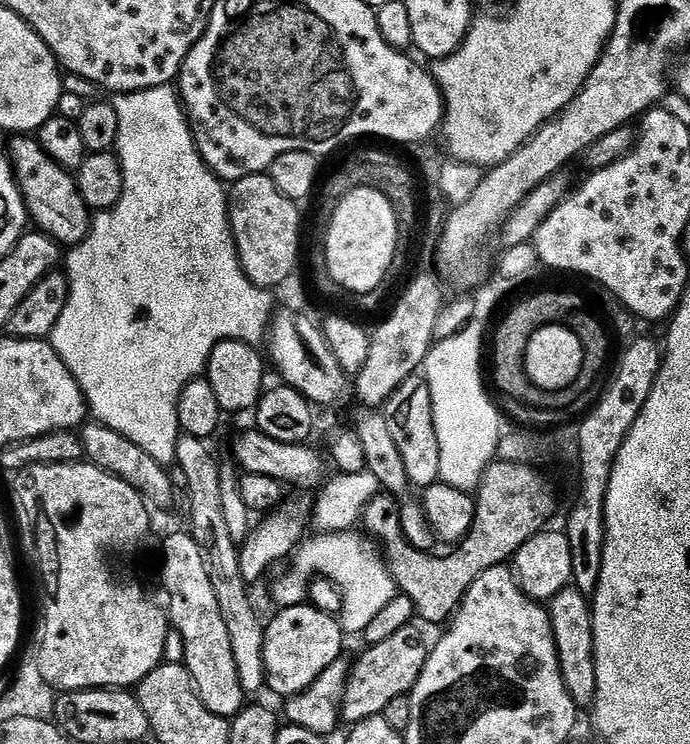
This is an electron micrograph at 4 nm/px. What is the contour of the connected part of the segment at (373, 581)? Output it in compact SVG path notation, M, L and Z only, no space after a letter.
M360 530L314 536L313 540L305 539L299 545L301 570L310 576L309 578L324 577L336 585L341 594L338 619L345 633L366 631L387 610L388 603L398 596L396 580L392 577L392 571L389 570L388 562L384 559L377 541Z

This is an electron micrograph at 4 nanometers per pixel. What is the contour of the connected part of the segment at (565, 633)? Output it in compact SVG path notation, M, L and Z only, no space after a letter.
M569 586L558 590L558 594L554 594L554 598L547 601L546 607L554 630L554 642L564 685L577 709L584 710L587 704L588 707L595 705L598 690L598 653L596 635L592 629L592 606L589 597L583 596L575 586Z

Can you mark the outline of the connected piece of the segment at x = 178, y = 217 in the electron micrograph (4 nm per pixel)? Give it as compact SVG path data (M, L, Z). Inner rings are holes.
M168 86L147 88L141 92L125 92L117 95L114 103L118 114L118 138L114 151L120 157L122 166L122 198L118 198L114 207L95 213L91 217L88 236L67 253L66 310L62 310L62 318L58 318L54 326L50 343L52 349L62 358L62 362L66 362L70 374L74 374L84 399L88 401L89 413L110 430L118 430L122 438L130 438L130 442L146 450L146 454L150 454L154 462L172 466L176 463L176 451L182 435L178 422L178 398L182 390L207 369L208 359L214 346L218 346L224 340L237 340L256 346L261 343L260 339L263 341L269 335L270 324L266 316L264 320L264 299L270 296L270 292L267 288L254 286L254 282L246 278L232 237L232 223L228 221L228 192L220 177L215 176L208 169L206 162L200 156L192 137L193 125L184 111L179 95Z

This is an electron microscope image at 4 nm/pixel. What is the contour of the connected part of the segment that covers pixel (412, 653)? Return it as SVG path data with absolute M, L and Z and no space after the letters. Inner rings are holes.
M408 624L390 633L385 640L378 641L373 648L366 649L360 657L355 657L352 671L348 674L346 694L340 711L341 721L351 726L366 718L374 718L381 715L386 706L394 702L394 698L409 695L428 661L429 651L429 641L424 641L423 634L414 625Z

